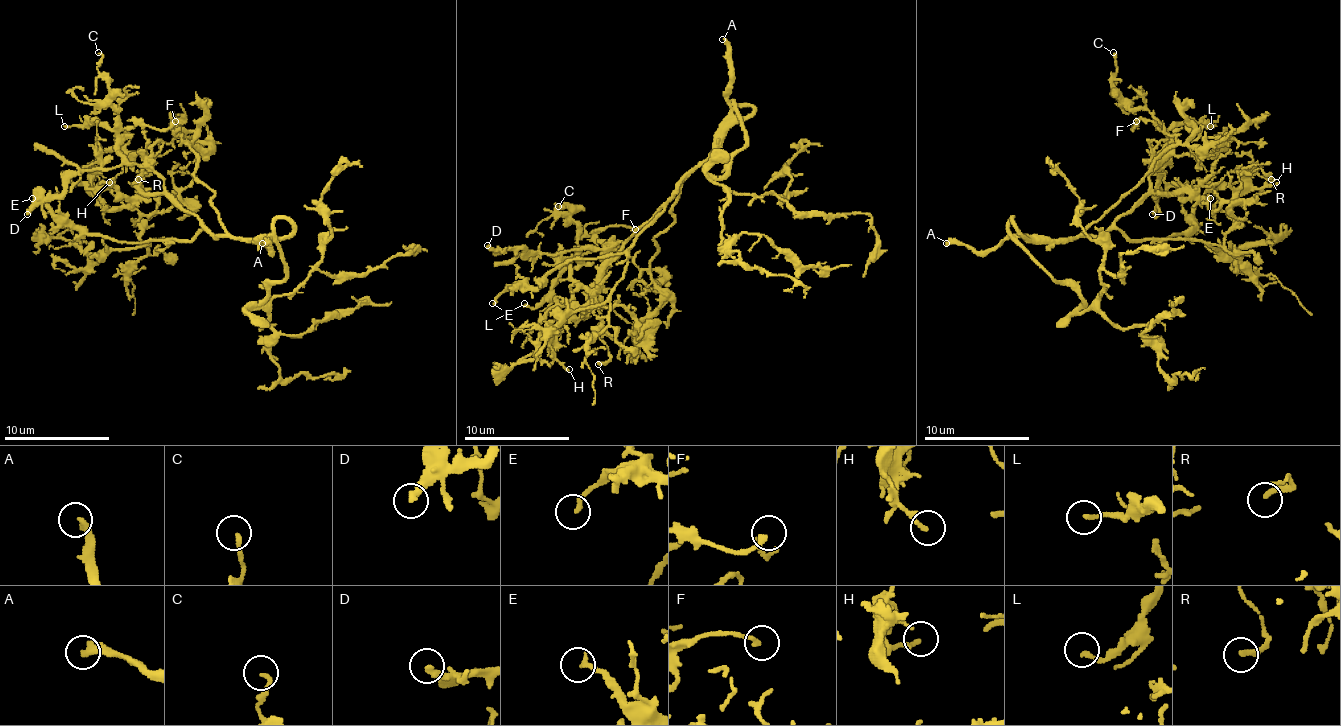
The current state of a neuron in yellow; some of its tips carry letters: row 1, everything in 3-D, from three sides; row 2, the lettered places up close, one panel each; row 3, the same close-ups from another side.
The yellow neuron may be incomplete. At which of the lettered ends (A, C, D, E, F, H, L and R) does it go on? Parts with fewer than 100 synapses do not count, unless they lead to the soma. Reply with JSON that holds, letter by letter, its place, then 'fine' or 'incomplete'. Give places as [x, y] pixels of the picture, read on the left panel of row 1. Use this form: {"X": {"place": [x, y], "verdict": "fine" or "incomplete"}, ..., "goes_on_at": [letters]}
{"A": {"place": [262, 243], "verdict": "incomplete"}, "C": {"place": [98, 52], "verdict": "fine"}, "D": {"place": [27, 214], "verdict": "fine"}, "E": {"place": [32, 198], "verdict": "fine"}, "F": {"place": [175, 121], "verdict": "fine"}, "H": {"place": [109, 182], "verdict": "fine"}, "L": {"place": [64, 126], "verdict": "fine"}, "R": {"place": [138, 179], "verdict": "fine"}, "goes_on_at": ["A"]}

